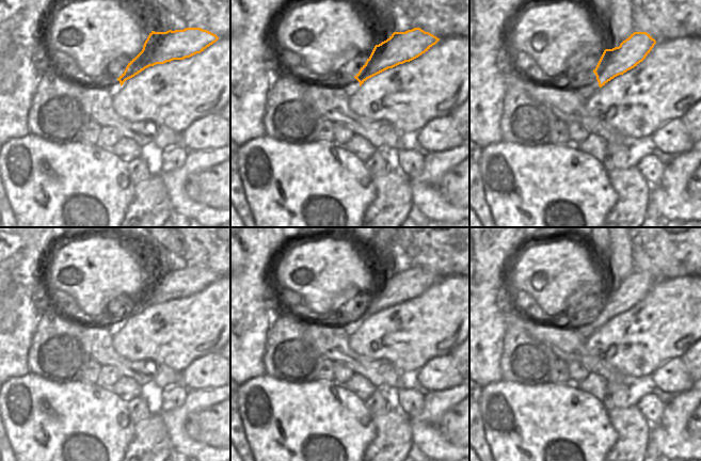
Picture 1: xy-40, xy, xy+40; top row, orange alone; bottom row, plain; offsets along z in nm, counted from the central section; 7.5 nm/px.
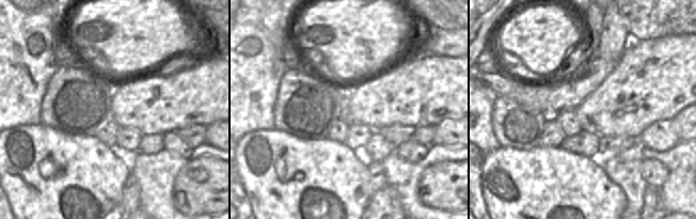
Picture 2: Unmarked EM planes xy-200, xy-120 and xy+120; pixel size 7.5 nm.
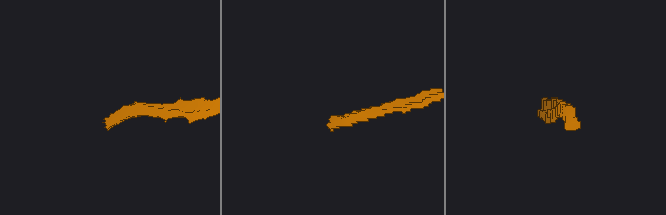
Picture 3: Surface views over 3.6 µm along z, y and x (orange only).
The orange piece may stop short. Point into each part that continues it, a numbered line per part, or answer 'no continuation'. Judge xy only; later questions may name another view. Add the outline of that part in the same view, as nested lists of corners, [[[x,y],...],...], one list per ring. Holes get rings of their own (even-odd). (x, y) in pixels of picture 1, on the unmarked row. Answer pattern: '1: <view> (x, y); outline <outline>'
1: xy (350, 327); outline [[[352,317],[350,320],[341,323],[342,330],[348,334],[352,335],[357,331],[357,329],[361,327],[360,321],[355,318]]]

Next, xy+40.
1: xy+40 (587, 326); outline [[[593,311],[580,320],[567,324],[569,331],[576,331],[583,339],[590,337],[600,328],[596,315]]]

